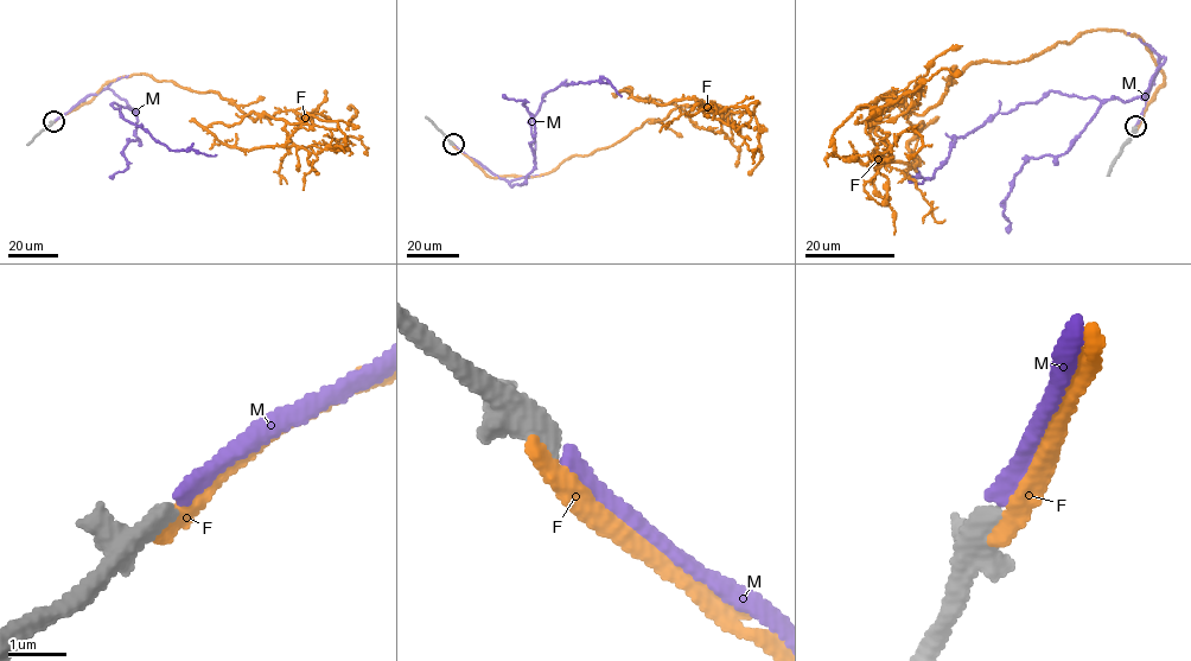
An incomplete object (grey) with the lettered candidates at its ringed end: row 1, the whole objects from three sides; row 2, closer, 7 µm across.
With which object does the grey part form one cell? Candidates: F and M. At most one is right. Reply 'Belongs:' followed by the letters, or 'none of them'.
Belongs: M

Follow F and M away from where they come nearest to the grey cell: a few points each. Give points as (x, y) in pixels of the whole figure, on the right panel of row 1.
F: (1135, 128), (1164, 77), (1139, 37), (1088, 30), (884, 109), (883, 154), (921, 139), (904, 153)
M: (1135, 126), (1163, 57), (1138, 97), (1049, 91), (998, 113), (955, 138), (932, 178), (908, 175), (923, 180)

